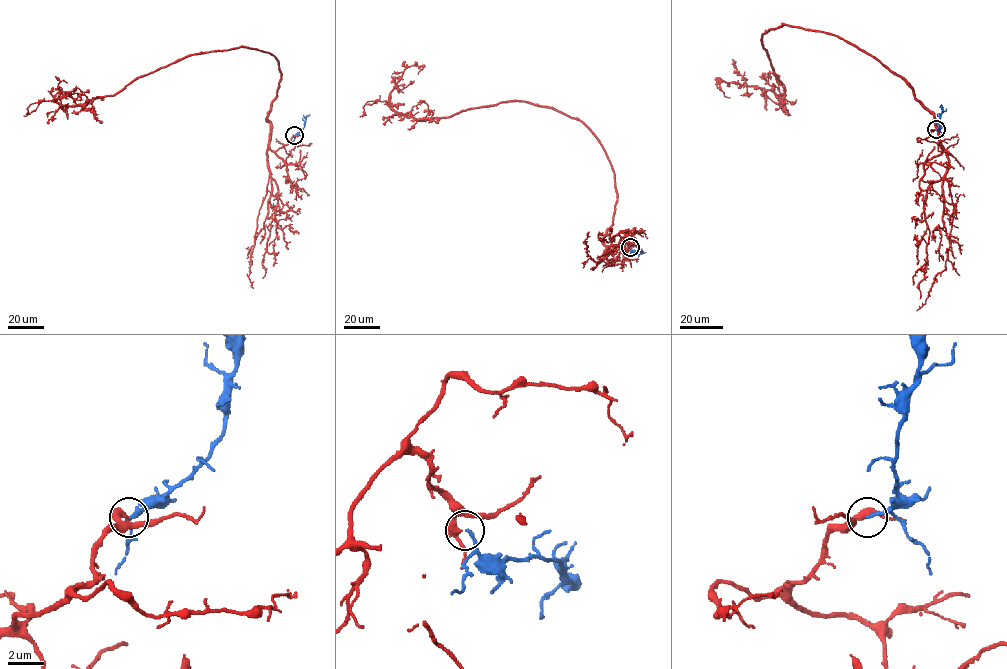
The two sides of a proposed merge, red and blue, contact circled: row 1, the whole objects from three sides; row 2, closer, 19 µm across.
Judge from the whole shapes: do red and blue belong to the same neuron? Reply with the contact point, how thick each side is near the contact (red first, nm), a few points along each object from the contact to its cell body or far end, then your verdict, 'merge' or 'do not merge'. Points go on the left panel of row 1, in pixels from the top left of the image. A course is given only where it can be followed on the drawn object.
(294, 135) | 360/170 nm | red via (294, 135), (270, 149), (278, 63), (243, 47), (185, 56), (82, 104), (53, 100), (79, 93), (82, 108) | blue via (294, 135), (304, 126), (310, 114) | do not merge

